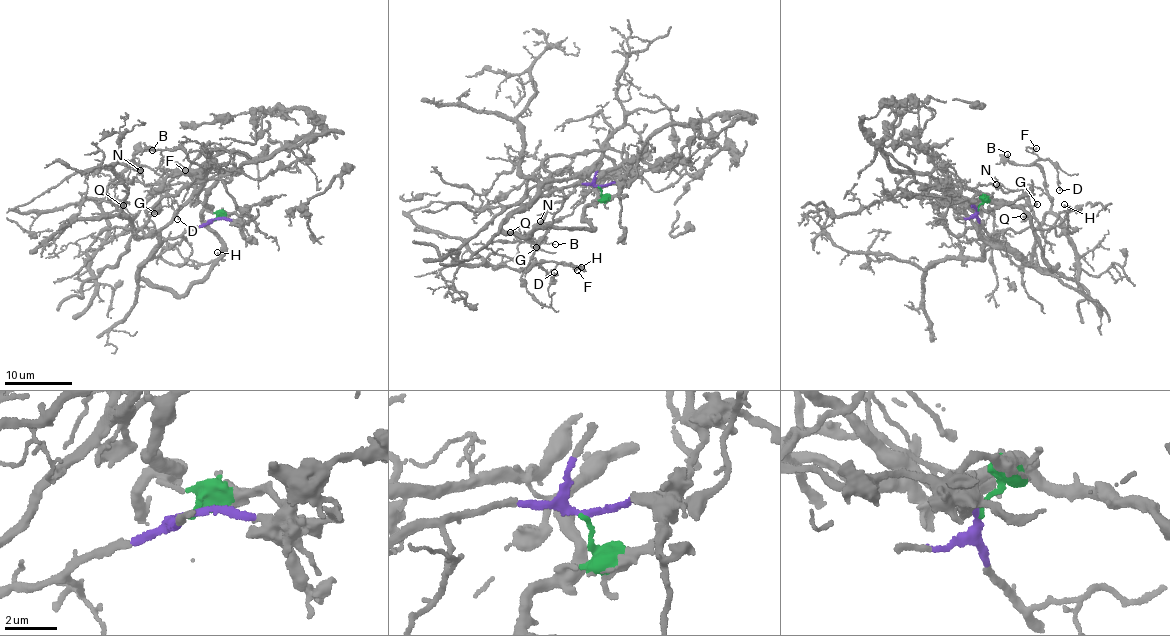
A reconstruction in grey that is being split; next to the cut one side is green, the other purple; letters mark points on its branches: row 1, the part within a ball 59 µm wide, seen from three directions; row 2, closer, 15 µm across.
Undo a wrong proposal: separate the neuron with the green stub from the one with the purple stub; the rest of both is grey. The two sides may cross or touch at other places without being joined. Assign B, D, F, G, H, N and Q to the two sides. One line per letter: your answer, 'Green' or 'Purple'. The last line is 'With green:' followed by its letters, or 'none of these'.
B: Green
D: Green
F: Green
G: Purple
H: Purple
N: Green
Q: Purple
With green: B, D, F, N

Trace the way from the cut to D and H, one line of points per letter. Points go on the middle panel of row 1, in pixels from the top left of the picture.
D: (599, 186), (616, 194), (630, 167), (623, 146), (629, 179), (589, 189), (499, 265), (554, 271)
H: (599, 186), (572, 185), (563, 188), (563, 202), (526, 267), (527, 271), (538, 262), (557, 261), (582, 267)

